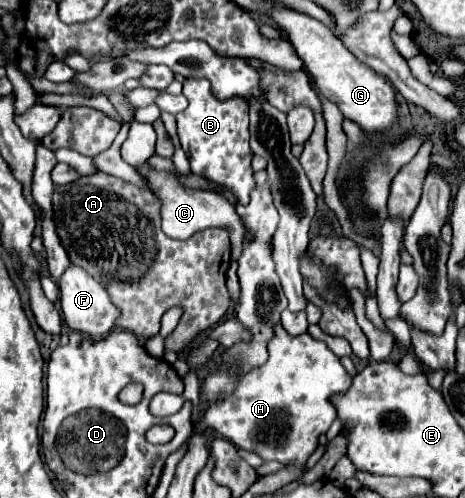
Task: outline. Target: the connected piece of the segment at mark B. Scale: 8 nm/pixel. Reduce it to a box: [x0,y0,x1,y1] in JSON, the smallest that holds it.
[176,78,256,204]

